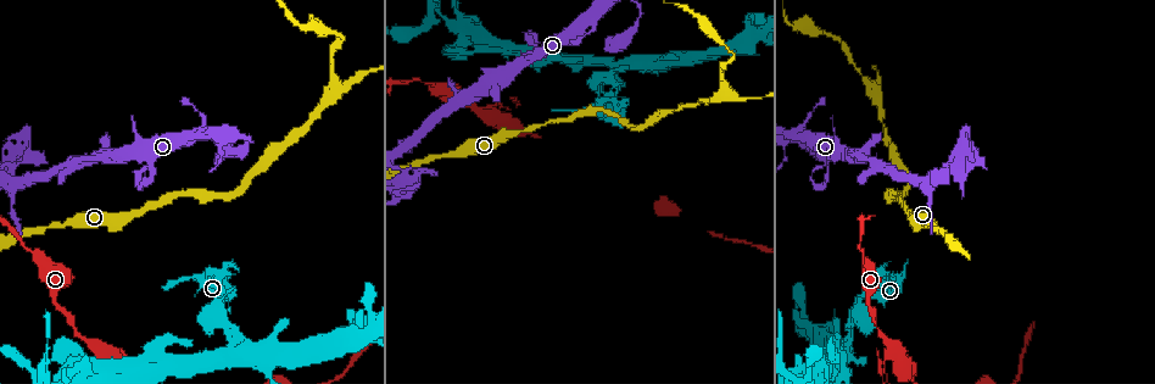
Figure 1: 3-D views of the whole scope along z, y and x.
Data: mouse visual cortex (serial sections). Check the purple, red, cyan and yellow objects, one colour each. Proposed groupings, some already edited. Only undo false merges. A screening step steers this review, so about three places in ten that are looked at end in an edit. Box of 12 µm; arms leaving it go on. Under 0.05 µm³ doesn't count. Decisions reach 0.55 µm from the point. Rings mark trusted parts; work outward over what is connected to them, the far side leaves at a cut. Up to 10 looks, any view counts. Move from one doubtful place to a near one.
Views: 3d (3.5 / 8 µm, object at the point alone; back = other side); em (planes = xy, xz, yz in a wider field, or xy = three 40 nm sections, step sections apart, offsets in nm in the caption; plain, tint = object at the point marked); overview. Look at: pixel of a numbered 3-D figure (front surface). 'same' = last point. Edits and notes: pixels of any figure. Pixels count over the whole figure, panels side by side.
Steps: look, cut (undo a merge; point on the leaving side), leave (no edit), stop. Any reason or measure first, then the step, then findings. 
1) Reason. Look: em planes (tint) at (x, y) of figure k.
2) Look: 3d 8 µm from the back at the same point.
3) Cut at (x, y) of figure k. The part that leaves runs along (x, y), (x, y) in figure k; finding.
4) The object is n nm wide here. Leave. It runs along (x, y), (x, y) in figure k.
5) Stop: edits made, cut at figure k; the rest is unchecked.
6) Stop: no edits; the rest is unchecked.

Branch point. Look: 3d 3.5 µm at (335, 89) of figure 1.

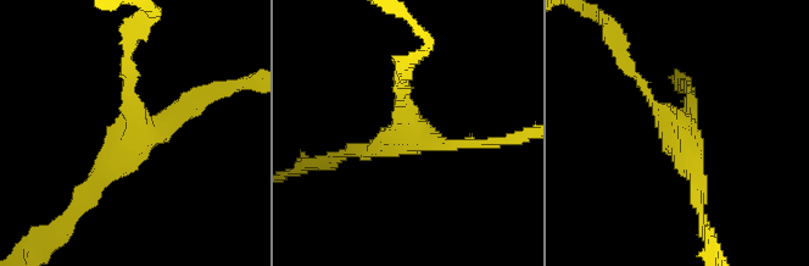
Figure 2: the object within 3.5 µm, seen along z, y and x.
3 arms meet here; the arms are 150, 150, 200 nm wide. Look: em xy step 3 (tint) at (407, 137) of figure 2.

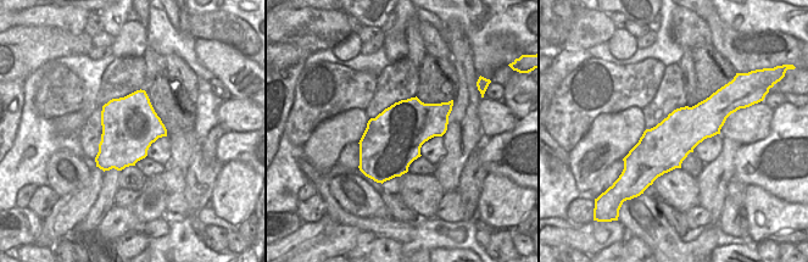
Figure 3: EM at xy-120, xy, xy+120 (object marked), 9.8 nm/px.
Leave. It runs along (697, 194), (681, 133), (629, 66) in figure 2; all the same cell.

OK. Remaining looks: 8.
A fork. Look: 3d 3.5 µm at (895, 348) of figure 1.

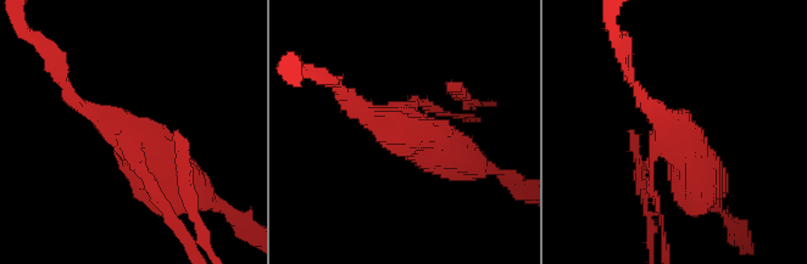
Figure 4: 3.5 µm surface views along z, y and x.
3 arms meet here; the arms are 150, 200, 600 nm wide. Look: em xy step 3 (tint) at (671, 134) of figure 4.

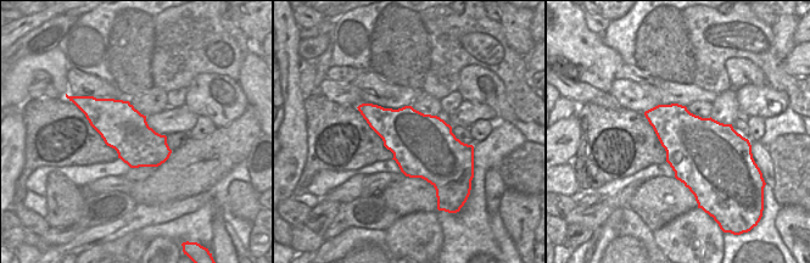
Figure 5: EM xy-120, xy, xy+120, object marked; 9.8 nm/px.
Cut it another way. Look: em xy step 2 (tint) at the same point.

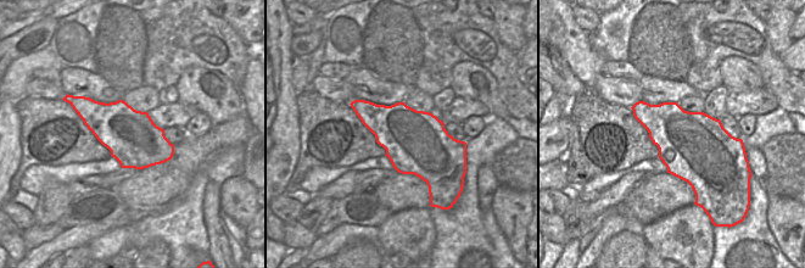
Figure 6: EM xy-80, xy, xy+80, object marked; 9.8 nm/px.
Cut at (634, 139) of figure 4. The part that leaves runs along (654, 153), (650, 191), (662, 217) in figure 4; two cells meet here.

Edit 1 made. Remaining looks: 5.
Abrupt turn. Look: 3d 3.5 µm at (408, 193) of figure 1.

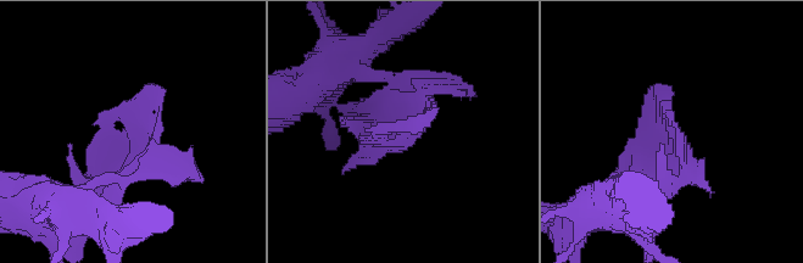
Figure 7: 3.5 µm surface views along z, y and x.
Look: em xy step 3 (tint) at (406, 134) of figure 7.

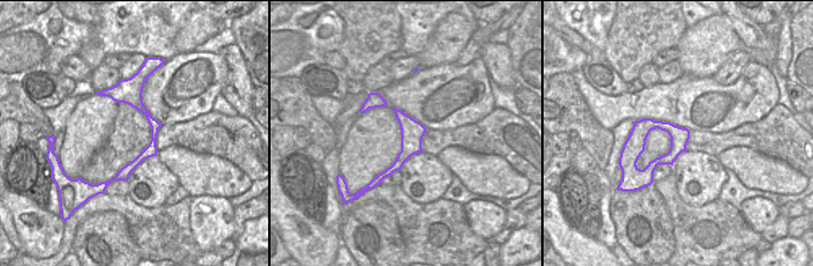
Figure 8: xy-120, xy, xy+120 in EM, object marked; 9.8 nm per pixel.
Leave. It runs along (111, 90), (154, 123), (151, 147), (124, 177) in figure 8; continuous, no second cell.

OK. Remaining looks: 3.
Look: 3d 3.5 µm at (616, 66) of figure 1.

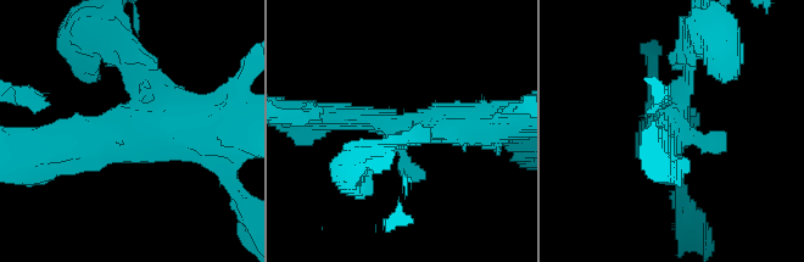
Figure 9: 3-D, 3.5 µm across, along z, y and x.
Leave. It runs along (119, 48), (143, 67), (127, 116), (56, 145) in figure 9; all the same cell.

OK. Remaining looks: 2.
Stop: edits made, cut at figure 4; the rest is unchecked.

